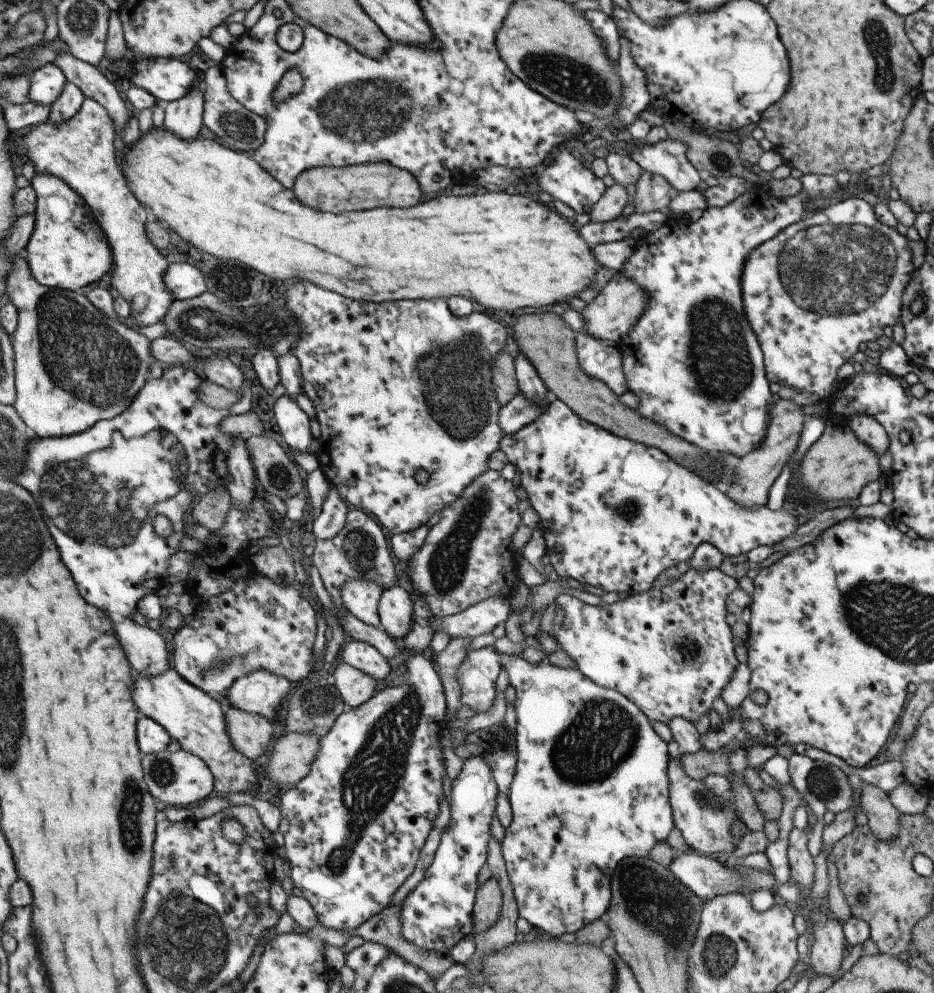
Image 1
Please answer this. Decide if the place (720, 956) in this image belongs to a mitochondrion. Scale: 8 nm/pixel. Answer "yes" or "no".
yes

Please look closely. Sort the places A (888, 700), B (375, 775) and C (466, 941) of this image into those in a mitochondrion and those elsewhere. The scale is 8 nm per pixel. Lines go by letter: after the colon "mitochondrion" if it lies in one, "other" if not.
A: other
B: mitochondrion
C: other

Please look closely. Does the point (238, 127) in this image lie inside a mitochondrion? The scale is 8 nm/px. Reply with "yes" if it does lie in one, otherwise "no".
yes

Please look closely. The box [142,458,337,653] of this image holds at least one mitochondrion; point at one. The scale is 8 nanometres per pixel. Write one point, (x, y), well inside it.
(278, 475)

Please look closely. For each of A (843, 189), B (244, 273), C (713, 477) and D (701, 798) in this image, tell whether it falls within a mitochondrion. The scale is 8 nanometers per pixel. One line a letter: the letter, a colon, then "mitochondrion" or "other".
A: other
B: other
C: other
D: mitochondrion

